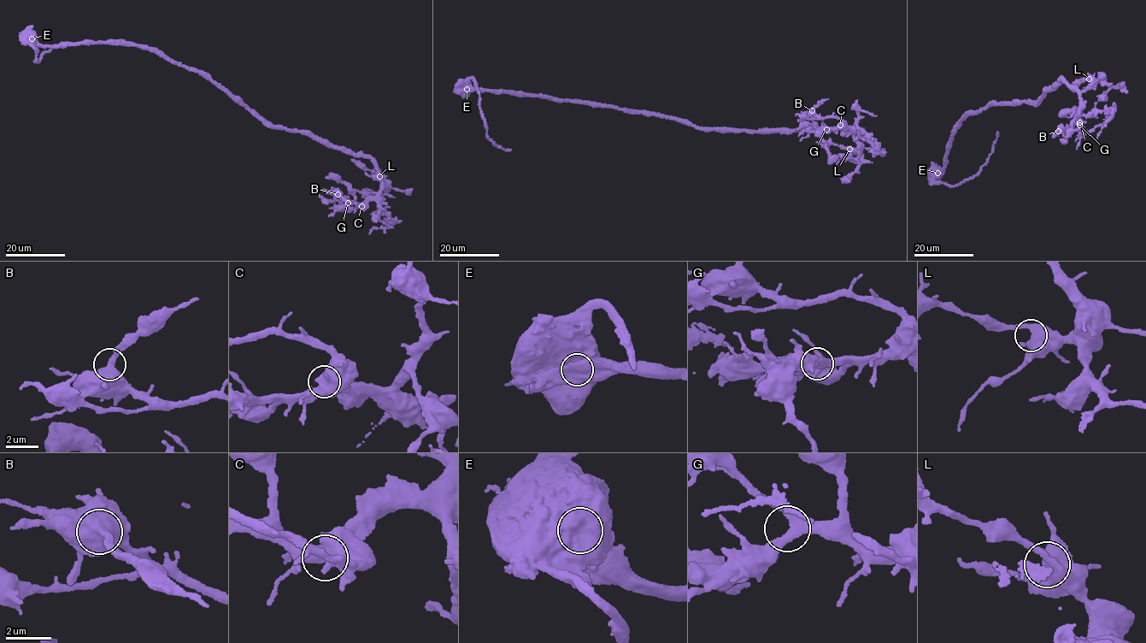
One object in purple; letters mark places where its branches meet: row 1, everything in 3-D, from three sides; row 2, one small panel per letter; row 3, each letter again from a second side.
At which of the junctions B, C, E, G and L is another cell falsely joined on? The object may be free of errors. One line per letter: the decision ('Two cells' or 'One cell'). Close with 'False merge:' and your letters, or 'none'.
B: One cell
C: One cell
E: Two cells
G: One cell
L: One cell
False merge: E

